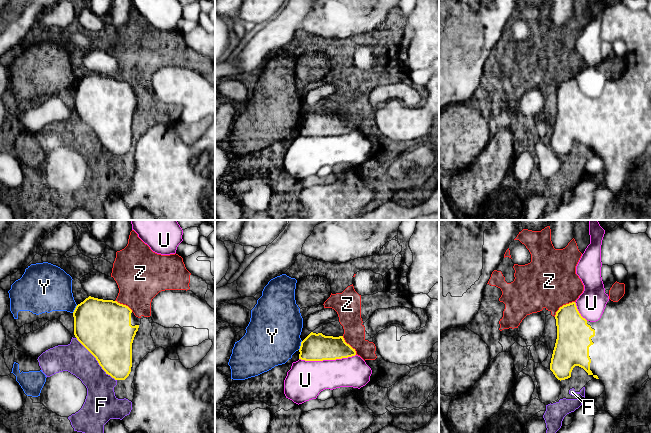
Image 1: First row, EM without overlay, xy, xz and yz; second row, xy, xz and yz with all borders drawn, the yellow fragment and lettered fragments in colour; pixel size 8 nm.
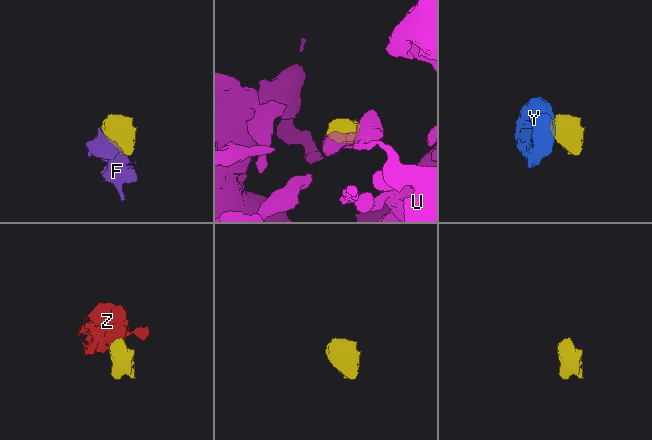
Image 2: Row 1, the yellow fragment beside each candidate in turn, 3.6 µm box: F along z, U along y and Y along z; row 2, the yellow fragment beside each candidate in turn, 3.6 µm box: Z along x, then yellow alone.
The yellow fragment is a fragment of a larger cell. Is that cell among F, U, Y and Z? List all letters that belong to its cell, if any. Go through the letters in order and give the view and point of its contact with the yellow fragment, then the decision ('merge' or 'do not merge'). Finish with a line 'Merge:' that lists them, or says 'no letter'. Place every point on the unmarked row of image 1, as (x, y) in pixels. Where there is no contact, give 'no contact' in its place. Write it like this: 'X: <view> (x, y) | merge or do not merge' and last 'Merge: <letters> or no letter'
F: xy (96, 135) | do not merge
U: xz (327, 135) | do not merge
Y: xz (301, 121) | do not merge
Z: yz (563, 81) | do not merge
Merge: no letter

